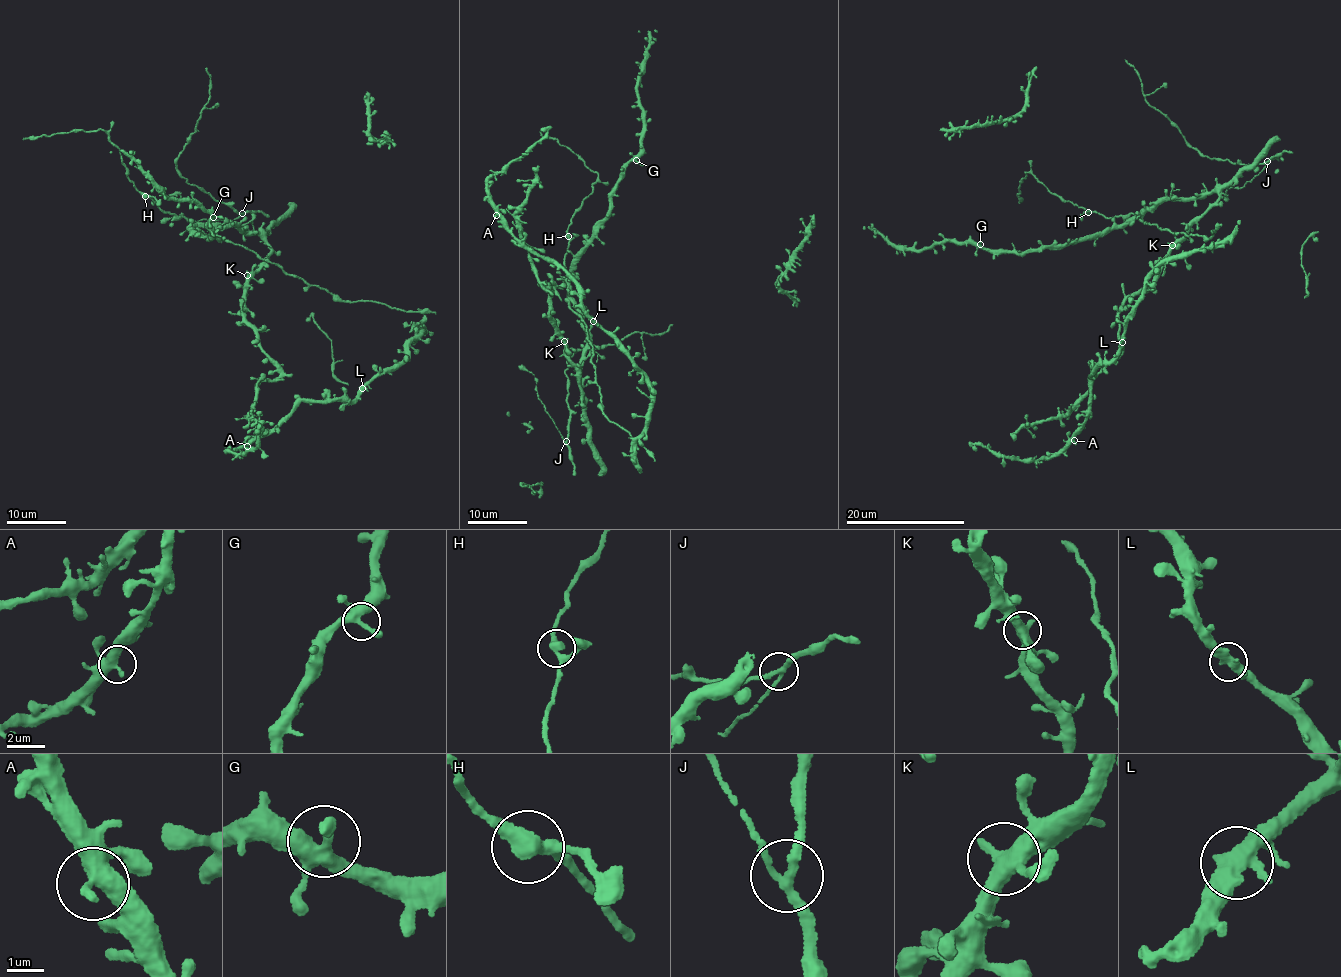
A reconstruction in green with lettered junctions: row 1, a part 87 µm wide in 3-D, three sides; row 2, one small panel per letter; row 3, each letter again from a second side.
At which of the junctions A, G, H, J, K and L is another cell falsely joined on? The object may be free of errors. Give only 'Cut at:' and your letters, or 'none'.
Cut at: none

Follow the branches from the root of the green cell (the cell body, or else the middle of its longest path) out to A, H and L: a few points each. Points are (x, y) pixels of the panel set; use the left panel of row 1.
A: (252, 278), (241, 311), (258, 337), (260, 350), (280, 375), (264, 379), (256, 388), (247, 416), (247, 446)
H: (252, 278), (271, 252), (263, 238), (228, 223), (195, 225), (160, 209), (155, 202), (145, 196)
L: (252, 278), (241, 311), (280, 375), (256, 388), (247, 443), (301, 402), (350, 401), (362, 388)

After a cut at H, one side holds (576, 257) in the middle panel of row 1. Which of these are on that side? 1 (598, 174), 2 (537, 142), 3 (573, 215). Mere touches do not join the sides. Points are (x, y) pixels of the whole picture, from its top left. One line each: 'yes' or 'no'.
1: no
2: yes
3: no

